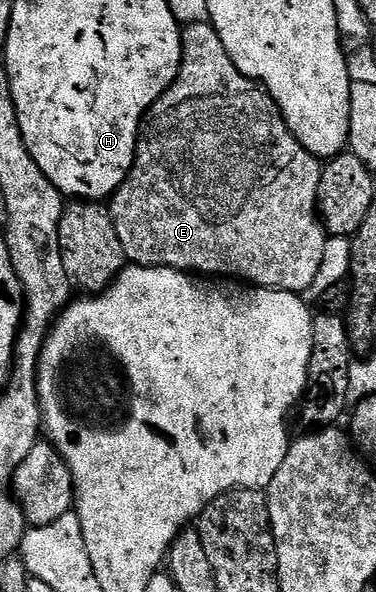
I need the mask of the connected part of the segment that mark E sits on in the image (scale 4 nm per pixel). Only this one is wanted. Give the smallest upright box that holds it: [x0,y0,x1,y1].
[109,22,329,293]

